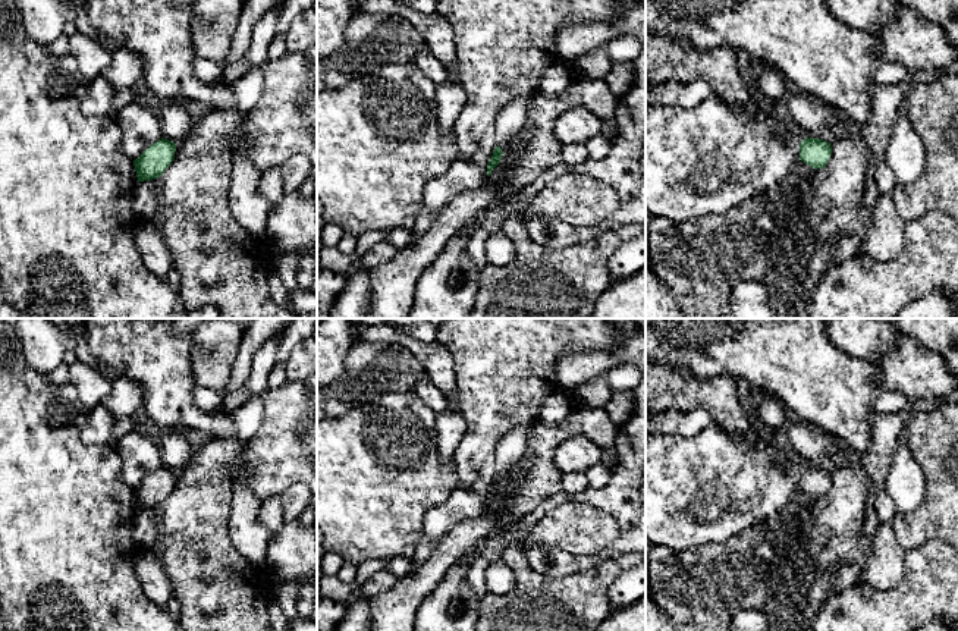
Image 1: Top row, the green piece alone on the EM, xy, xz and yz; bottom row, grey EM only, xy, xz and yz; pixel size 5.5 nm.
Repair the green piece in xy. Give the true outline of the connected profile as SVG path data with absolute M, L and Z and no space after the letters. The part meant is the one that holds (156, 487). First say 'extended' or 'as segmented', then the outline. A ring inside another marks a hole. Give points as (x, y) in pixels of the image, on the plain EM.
as segmented | M158 468L134 489L138 511L160 506L175 489L176 473L169 468Z

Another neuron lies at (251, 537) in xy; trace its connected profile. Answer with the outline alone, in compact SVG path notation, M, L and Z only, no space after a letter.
M242 465L241 477L232 486L230 537L245 559L255 565L266 565L270 533L258 519L263 500L244 478L245 473L246 467Z

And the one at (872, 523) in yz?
M869 496L866 506L864 506L864 512L866 512L866 522L864 522L866 537L863 539L860 544L860 552L866 550L867 544L874 539L874 534L879 525L882 524L876 514L873 496Z

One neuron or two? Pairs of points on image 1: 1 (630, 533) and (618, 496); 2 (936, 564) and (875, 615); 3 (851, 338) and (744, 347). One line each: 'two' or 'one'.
1: one
2: one
3: two

